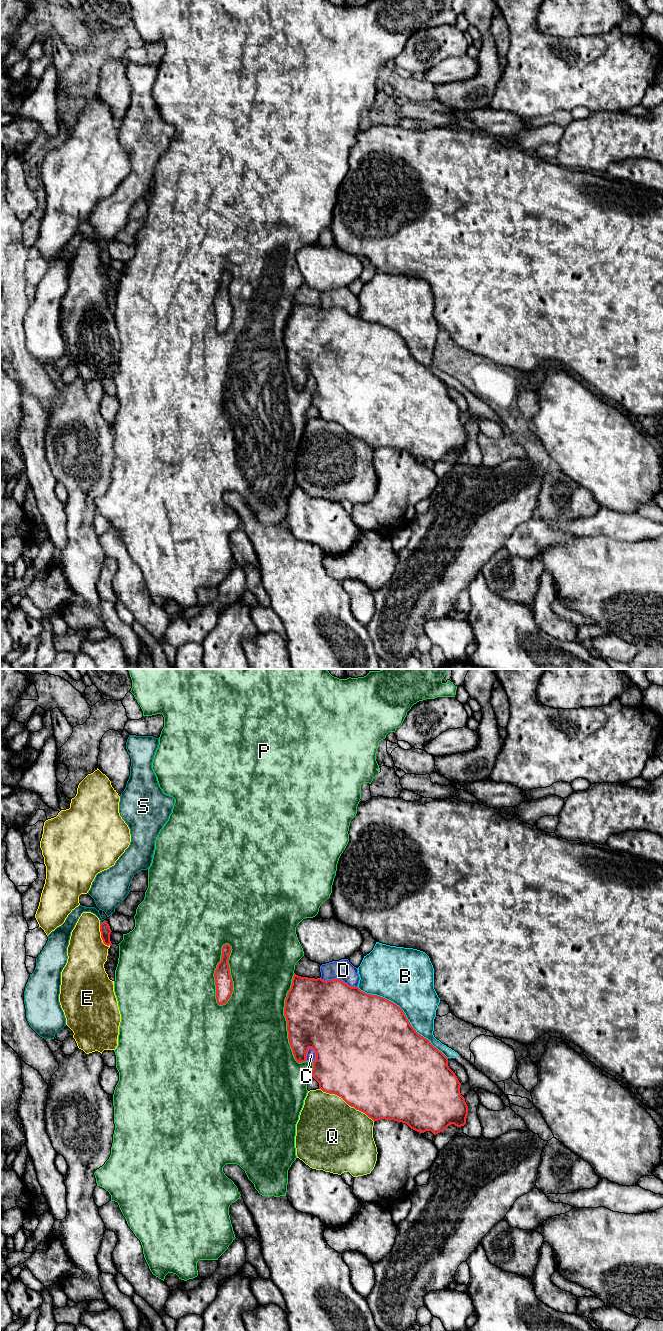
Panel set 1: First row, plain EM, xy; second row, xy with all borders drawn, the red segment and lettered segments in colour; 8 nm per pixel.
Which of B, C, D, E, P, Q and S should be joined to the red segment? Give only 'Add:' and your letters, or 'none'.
Add: none

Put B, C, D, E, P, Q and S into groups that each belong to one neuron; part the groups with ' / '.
B / C P / D / E / Q / S

